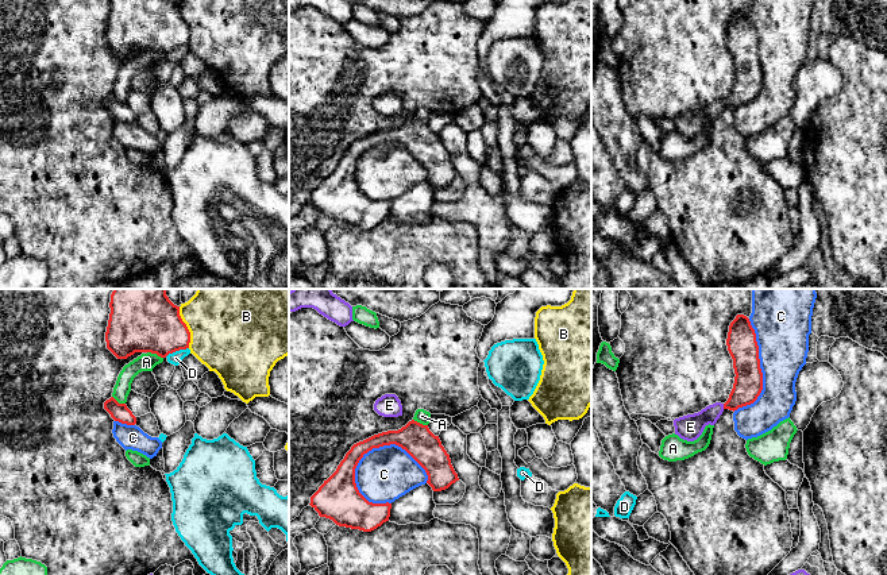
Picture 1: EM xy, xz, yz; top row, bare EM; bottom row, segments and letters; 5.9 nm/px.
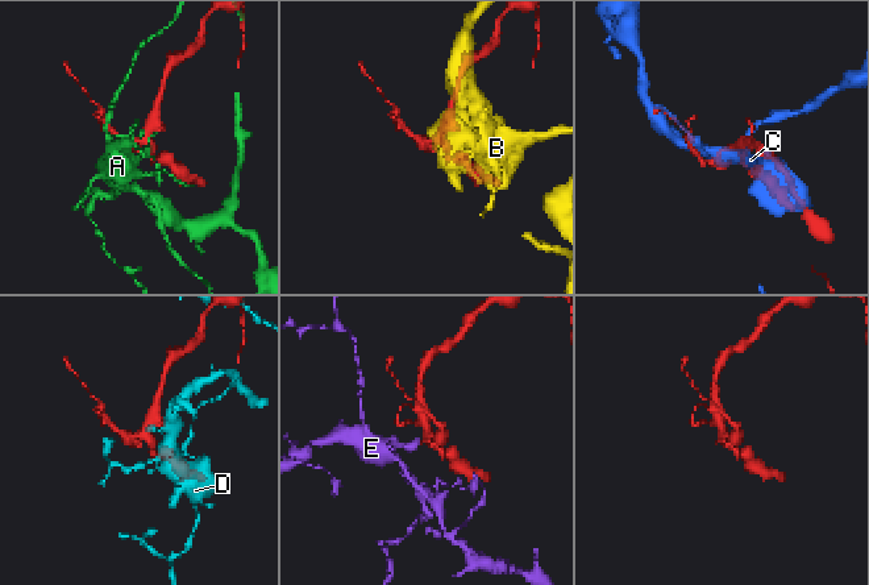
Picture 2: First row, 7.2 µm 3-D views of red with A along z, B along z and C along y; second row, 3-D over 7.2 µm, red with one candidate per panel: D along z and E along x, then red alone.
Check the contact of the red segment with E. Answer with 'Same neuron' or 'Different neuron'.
Same neuron

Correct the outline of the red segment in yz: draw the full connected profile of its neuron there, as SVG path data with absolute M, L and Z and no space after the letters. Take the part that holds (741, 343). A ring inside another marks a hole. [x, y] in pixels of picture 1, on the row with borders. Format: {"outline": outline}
{"outline": "M737 314L730 323L726 346L736 374L729 398L725 404L716 402L698 413L675 418L675 435L683 440L697 440L705 427L714 425L725 409L734 412L753 404L763 390L759 346L755 329L747 316Z"}

